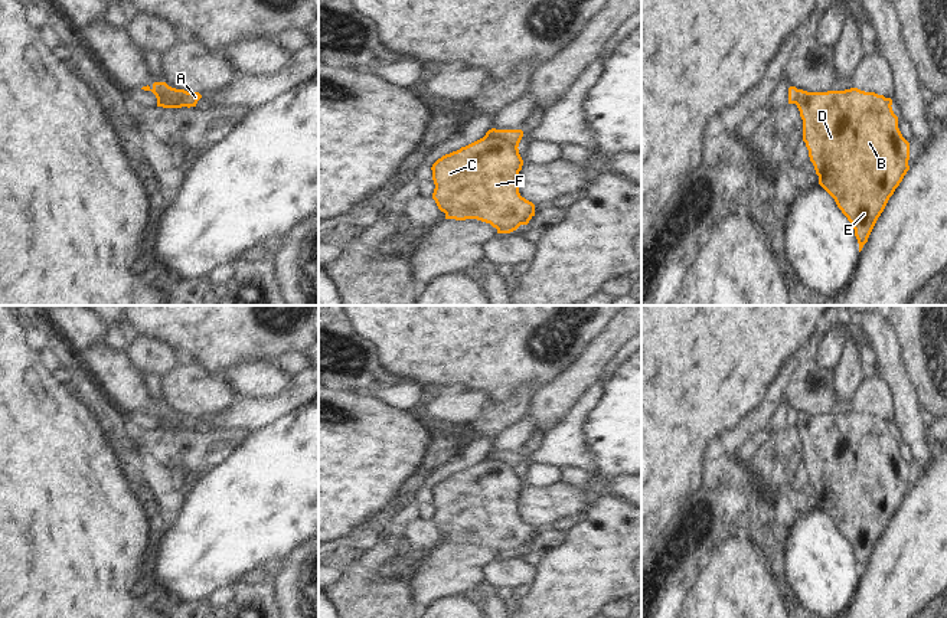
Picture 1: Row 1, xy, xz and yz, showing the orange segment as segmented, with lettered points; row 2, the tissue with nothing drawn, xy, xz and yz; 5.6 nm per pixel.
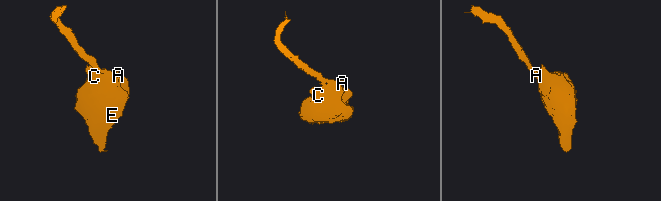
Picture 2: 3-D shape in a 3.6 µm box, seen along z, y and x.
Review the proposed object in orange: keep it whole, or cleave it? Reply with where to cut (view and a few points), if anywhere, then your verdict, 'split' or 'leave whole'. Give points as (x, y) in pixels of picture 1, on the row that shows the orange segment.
xz (486, 134), (503, 139), (516, 149) | split

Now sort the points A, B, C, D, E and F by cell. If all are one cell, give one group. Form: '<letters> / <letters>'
A / B C D E F

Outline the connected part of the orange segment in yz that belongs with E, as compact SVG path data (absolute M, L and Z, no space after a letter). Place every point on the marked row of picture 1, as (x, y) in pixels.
M858 88L799 89L796 105L819 184L852 223L861 252L910 170L910 143L898 128L892 99Z

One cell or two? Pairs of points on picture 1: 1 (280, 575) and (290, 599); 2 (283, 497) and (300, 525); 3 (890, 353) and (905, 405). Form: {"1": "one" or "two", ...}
{"1": "one", "2": "one", "3": "one"}

